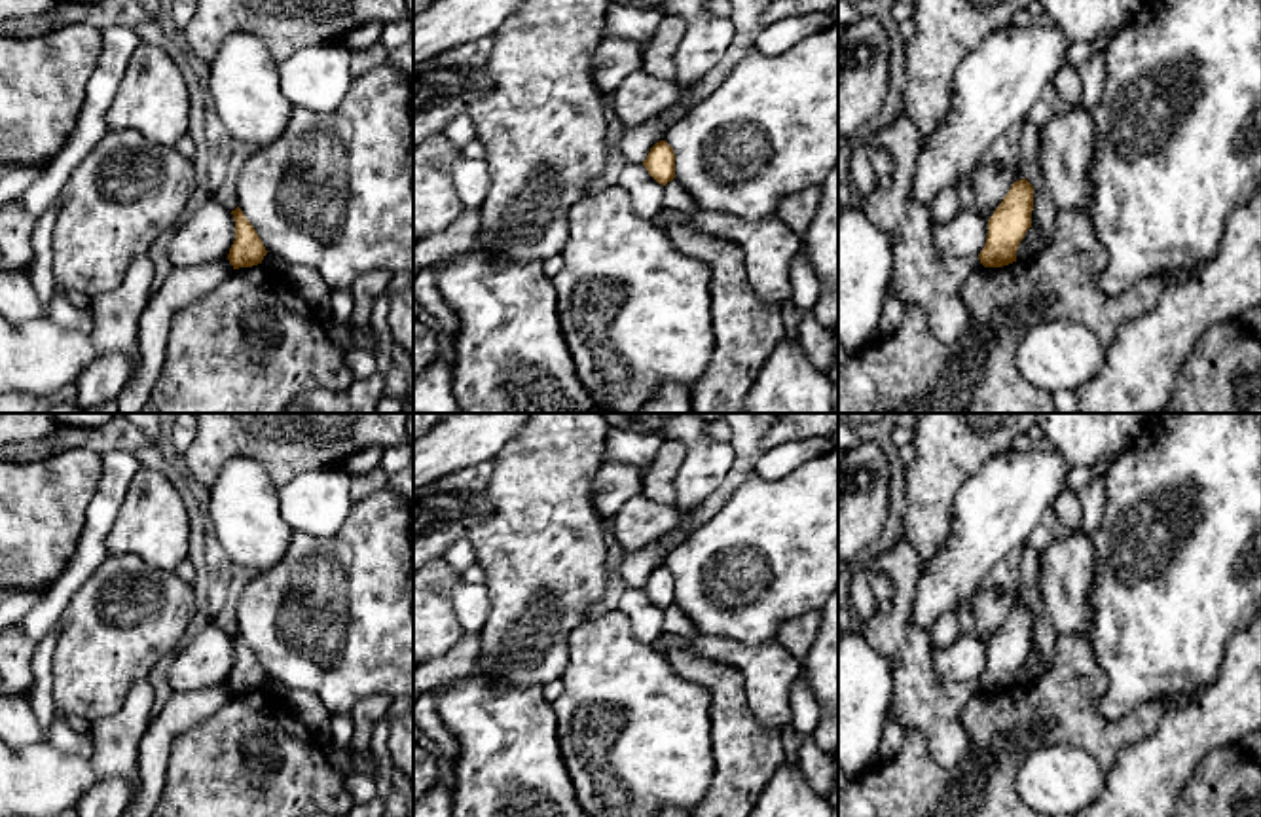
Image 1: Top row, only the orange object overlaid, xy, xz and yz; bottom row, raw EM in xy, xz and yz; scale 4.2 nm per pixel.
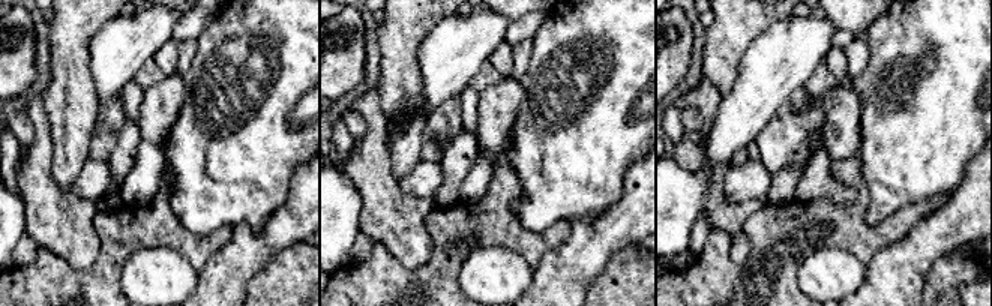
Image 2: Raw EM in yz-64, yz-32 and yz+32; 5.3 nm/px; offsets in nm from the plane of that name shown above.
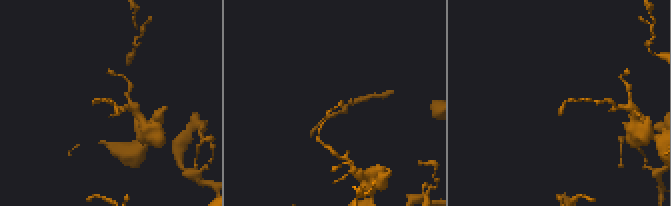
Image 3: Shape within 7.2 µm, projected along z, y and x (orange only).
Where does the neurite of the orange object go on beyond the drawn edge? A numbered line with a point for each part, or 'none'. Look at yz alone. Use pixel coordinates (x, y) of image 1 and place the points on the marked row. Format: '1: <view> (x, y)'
none

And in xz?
none

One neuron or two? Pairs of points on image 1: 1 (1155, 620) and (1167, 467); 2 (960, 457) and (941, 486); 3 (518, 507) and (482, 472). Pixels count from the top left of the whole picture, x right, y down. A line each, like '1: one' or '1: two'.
1: one
2: one
3: two

